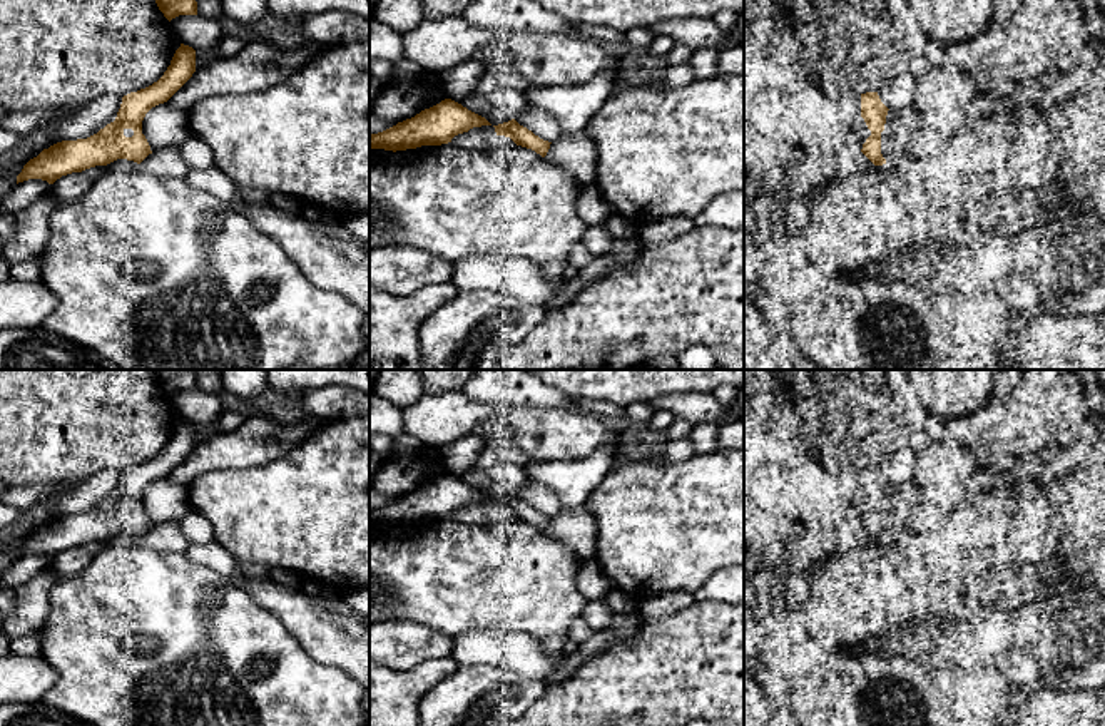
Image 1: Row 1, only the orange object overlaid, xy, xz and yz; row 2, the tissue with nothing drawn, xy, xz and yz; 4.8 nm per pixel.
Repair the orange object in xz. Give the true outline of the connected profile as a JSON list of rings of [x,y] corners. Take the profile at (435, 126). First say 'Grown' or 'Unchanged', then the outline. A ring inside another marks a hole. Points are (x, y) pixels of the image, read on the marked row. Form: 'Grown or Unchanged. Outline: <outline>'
Unchanged. Outline: [[[445,99],[383,132],[369,134],[369,149],[396,152],[421,146],[441,146],[451,142],[455,135],[481,125],[491,124],[461,104]]]

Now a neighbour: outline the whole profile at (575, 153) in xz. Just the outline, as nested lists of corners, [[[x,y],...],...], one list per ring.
[[[588,130],[562,134],[545,156],[547,162],[567,169],[583,187],[595,186],[597,151]]]

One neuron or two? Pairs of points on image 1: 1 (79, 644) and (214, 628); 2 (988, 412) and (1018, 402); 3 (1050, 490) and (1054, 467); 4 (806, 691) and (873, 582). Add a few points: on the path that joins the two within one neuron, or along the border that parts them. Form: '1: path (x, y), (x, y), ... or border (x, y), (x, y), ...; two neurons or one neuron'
1: path (112, 639), (181, 639); one neuron
2: border (1013, 387), (1003, 397), (1003, 415), (1010, 434); two neurons
3: border (1060, 480), (1052, 480), (1043, 487); two neurons
4: path (824, 664), (826, 651), (833, 641), (865, 609); one neuron

